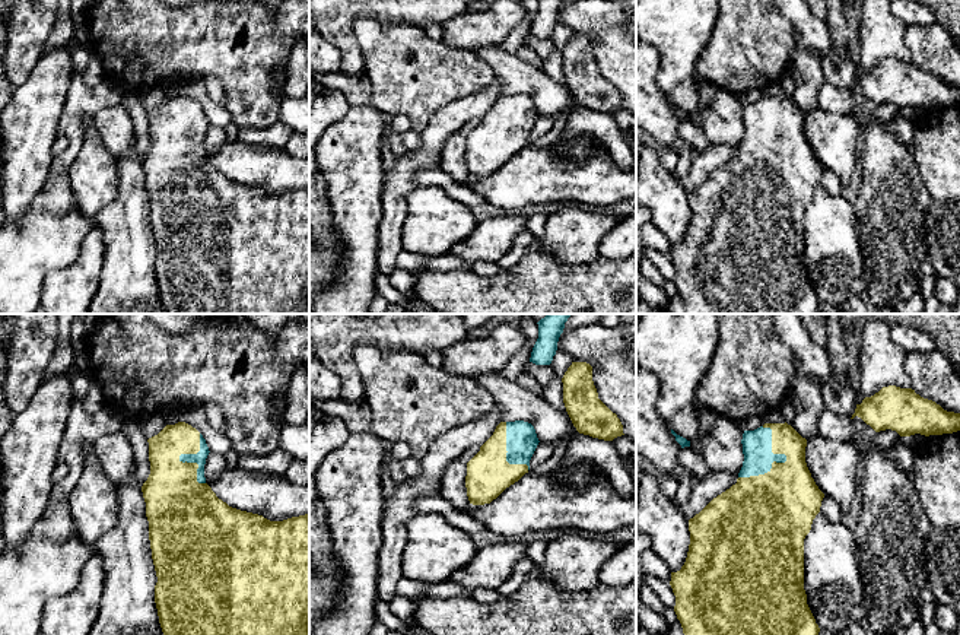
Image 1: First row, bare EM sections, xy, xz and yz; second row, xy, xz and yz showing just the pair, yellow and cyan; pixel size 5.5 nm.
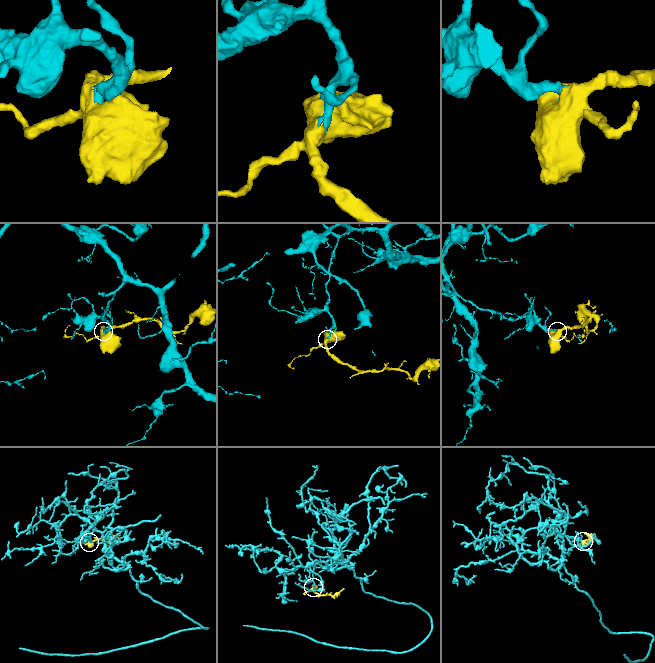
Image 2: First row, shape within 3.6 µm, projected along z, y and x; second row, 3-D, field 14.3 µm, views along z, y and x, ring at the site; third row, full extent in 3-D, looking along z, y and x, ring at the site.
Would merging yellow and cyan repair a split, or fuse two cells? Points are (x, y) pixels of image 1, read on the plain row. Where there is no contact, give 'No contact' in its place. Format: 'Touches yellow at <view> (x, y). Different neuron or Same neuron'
Touches yellow at yz (781, 136). Same neuron

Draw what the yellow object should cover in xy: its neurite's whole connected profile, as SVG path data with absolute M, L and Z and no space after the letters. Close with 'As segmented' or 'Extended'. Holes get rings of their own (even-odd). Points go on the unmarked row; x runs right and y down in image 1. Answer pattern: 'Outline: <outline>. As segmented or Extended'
Outline: M185 95L166 98L147 115L150 147L142 159L142 165L149 194L152 232L158 250L155 276L166 314L309 314L309 187L283 194L270 194L263 188L232 181L219 172L204 150L204 137L210 126L206 112Z. Extended

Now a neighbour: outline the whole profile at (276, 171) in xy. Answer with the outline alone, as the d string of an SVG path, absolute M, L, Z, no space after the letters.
M225 140L210 161L229 180L270 194L309 187L309 158L292 156L282 147Z

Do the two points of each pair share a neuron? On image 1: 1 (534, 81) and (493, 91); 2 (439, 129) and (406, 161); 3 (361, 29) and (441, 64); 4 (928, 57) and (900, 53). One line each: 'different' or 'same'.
1: different
2: same
3: same
4: different

